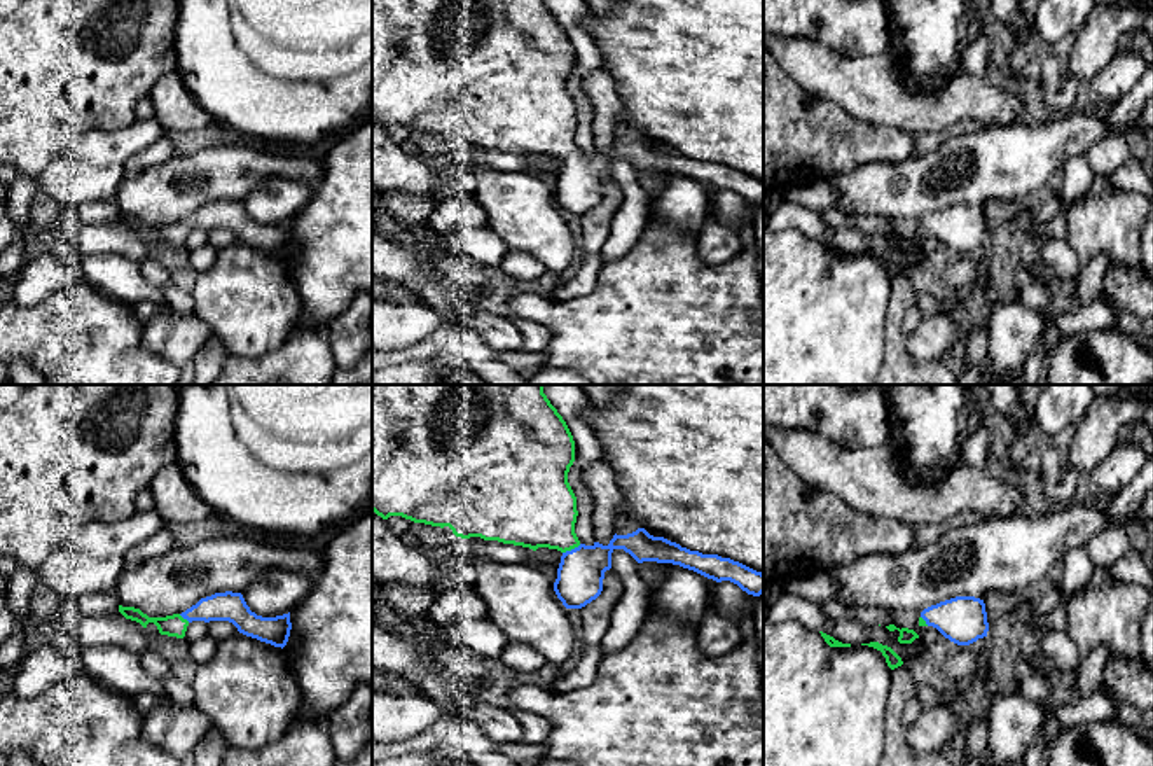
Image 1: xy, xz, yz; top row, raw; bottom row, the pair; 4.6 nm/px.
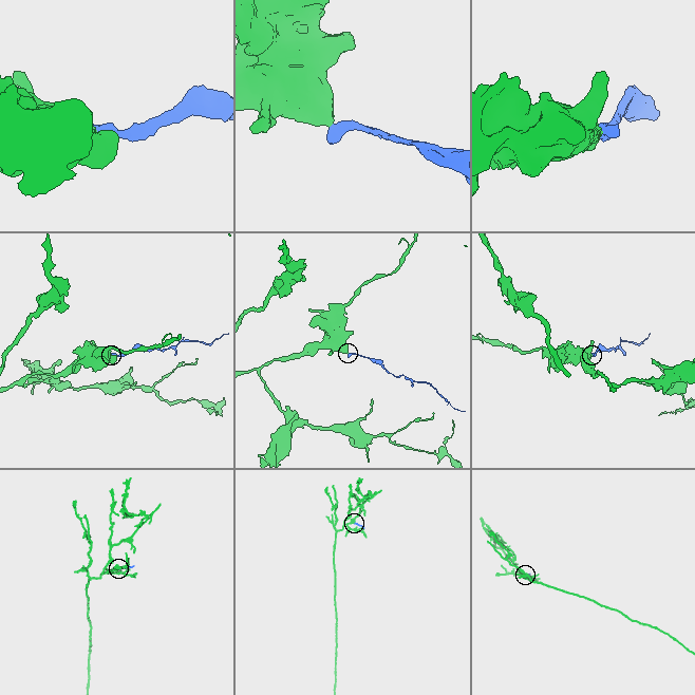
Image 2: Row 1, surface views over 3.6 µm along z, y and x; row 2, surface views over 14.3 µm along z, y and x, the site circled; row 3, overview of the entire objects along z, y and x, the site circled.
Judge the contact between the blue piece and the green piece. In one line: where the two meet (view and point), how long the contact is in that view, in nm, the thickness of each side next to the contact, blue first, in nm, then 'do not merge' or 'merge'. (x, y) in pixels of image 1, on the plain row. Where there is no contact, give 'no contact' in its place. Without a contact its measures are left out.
xz (572, 158) | 100 nm | 220/360 nm | merge

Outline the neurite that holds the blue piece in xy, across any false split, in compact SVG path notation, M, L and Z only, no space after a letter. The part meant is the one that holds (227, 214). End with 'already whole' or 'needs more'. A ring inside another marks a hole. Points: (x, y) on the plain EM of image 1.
M232 199L201 206L185 220L166 226L148 226L140 217L122 213L119 213L119 220L126 227L140 231L143 236L154 231L161 243L176 247L185 245L187 234L192 229L229 229L239 241L283 257L292 238L290 220L276 226L257 224L250 219L243 203Z; needs more

